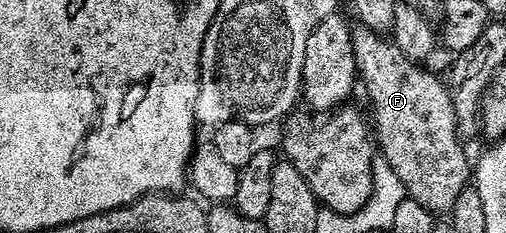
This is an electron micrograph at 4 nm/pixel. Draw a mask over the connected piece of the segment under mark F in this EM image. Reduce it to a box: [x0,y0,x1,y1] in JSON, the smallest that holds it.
[351,25,469,216]

